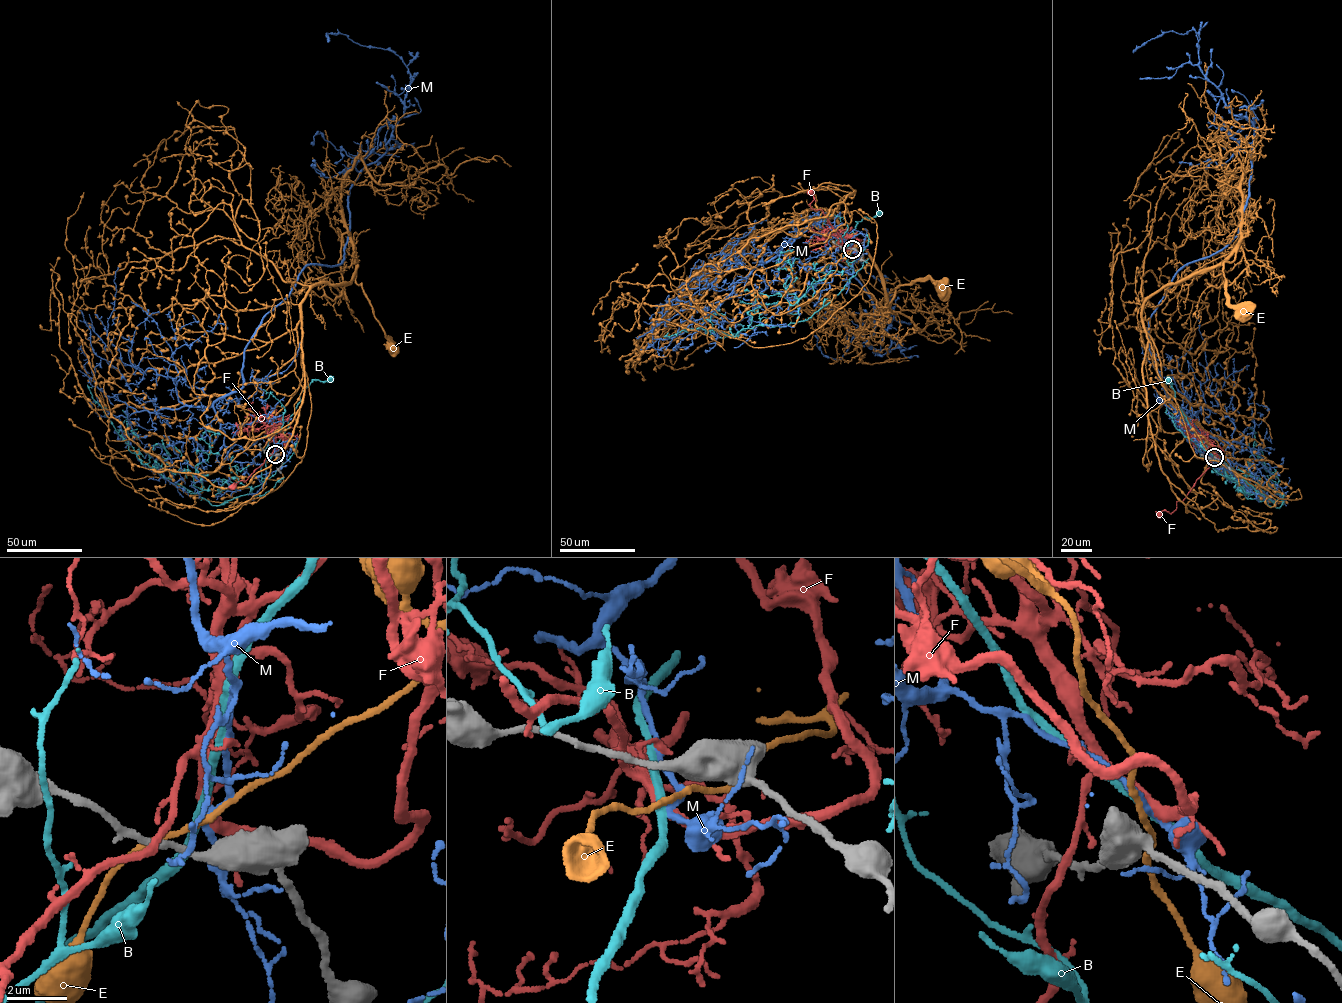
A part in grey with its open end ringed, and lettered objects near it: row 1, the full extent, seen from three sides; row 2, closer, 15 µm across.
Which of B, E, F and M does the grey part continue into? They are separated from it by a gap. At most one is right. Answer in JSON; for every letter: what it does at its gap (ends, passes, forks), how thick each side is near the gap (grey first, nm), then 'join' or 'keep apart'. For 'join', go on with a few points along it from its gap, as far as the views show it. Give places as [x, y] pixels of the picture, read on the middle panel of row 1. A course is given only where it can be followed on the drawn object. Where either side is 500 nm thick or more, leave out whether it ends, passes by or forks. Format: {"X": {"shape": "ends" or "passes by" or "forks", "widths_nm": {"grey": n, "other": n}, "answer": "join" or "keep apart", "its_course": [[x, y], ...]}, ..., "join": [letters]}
{"B": {"widths_nm": {"grey": 600, "other": 280}, "answer": "keep apart"}, "E": {"widths_nm": {"grey": 600, "other": 190}, "answer": "join", "its_course": [[851, 250], [838, 235], [851, 213], [830, 210], [888, 303], [917, 280], [941, 290]]}, "F": {"widths_nm": {"grey": 600, "other": 320}, "answer": "keep apart"}, "M": {"widths_nm": {"grey": 600, "other": 200}, "answer": "keep apart"}, "join": ["E"]}

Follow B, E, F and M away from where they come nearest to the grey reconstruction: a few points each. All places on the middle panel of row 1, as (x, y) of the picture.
B: (851, 250), (855, 222), (879, 213)
E: (851, 250), (838, 235), (851, 213), (830, 210), (888, 303), (917, 280), (941, 290)
F: (852, 251), (844, 245), (821, 210), (812, 209), (811, 191)
M: (852, 251), (789, 225), (815, 224), (871, 300), (866, 344), (886, 350), (889, 306), (817, 306), (791, 264)

